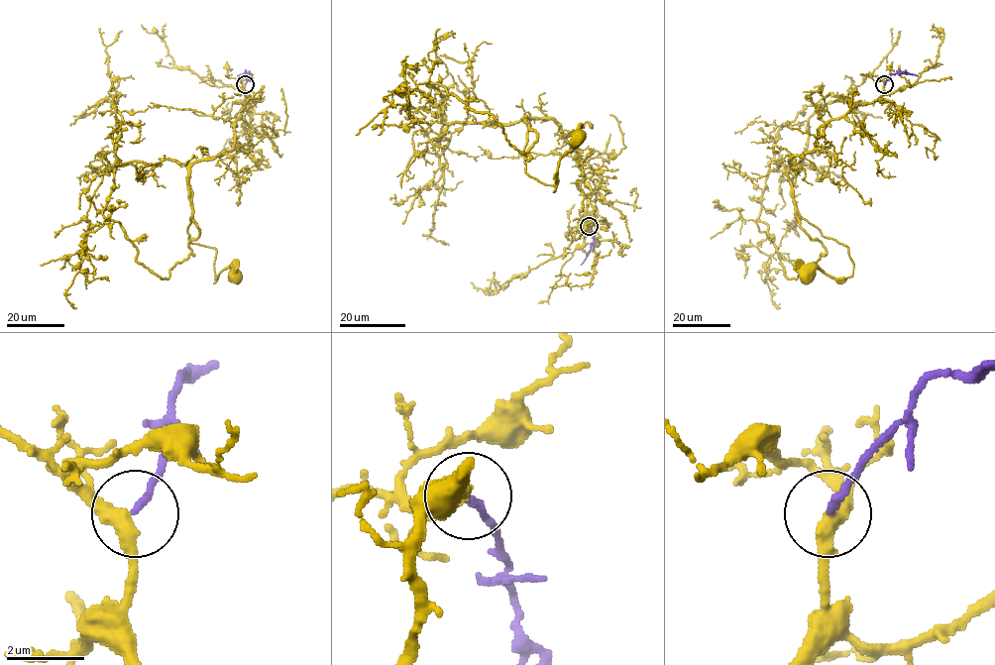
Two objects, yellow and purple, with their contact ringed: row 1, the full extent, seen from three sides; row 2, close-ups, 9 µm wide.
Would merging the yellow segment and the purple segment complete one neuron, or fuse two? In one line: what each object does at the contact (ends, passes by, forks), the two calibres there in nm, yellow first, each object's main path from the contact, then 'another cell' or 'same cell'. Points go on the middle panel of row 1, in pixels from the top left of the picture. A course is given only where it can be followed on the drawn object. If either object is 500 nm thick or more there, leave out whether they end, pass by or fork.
yellow passes by; purple ends; calibres 360 and 180 nm; course yellow (589, 226), (591, 191), (576, 149), (551, 119), (525, 117), (525, 169), (554, 191), (558, 162), (577, 139); course purple (589, 226), (594, 242), (580, 265); same cell

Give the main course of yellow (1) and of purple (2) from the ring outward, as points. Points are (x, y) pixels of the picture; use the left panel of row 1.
1: (244, 84), (234, 147), (197, 160), (188, 179), (188, 238), (216, 251), (217, 277), (226, 268), (234, 276)
2: (245, 84), (249, 72), (237, 75)

